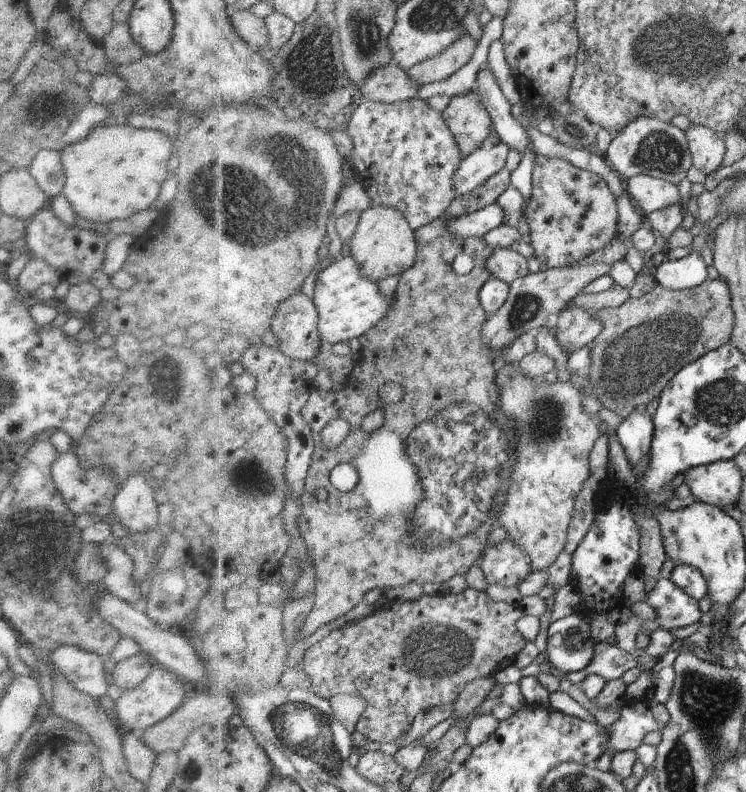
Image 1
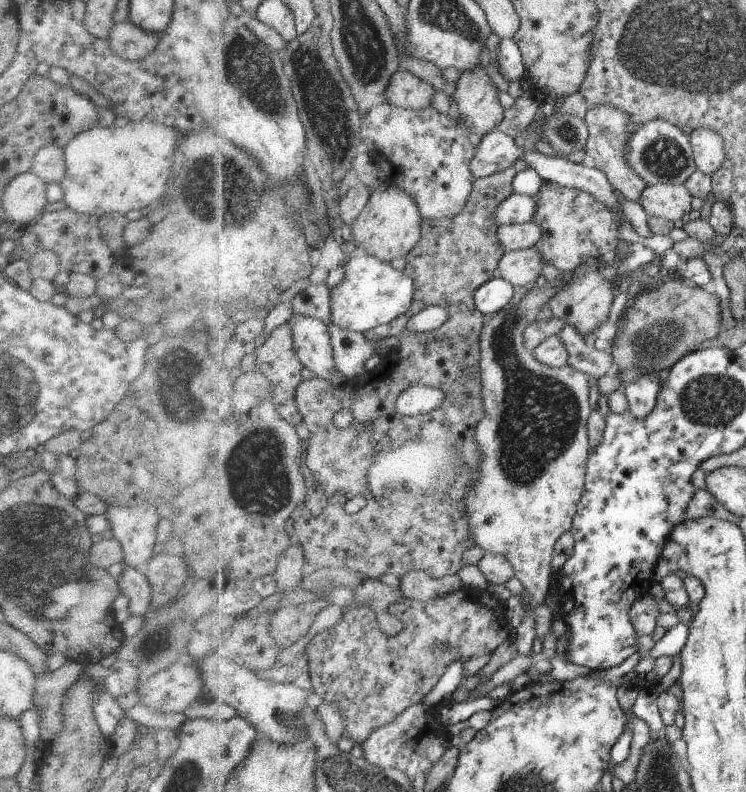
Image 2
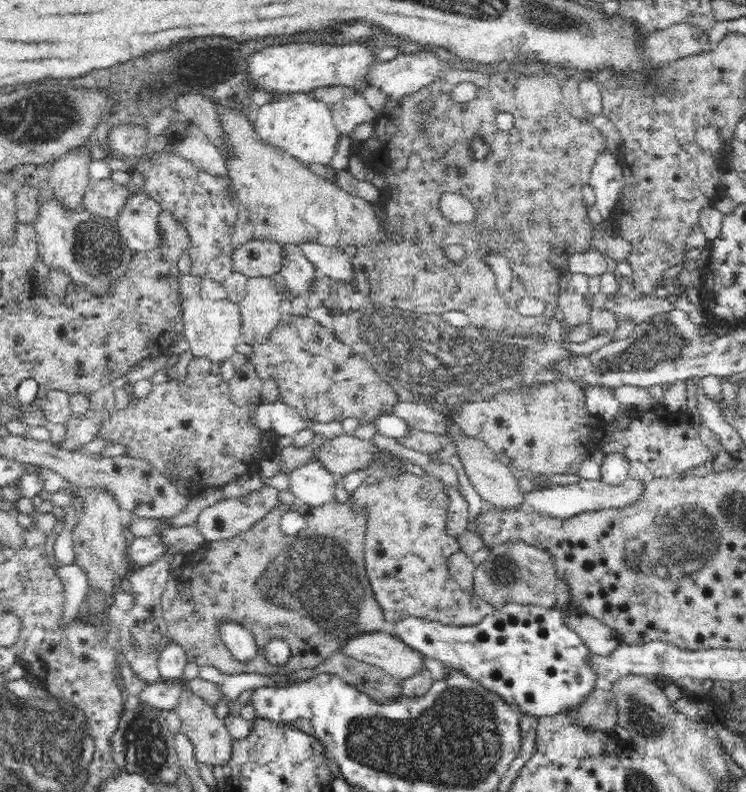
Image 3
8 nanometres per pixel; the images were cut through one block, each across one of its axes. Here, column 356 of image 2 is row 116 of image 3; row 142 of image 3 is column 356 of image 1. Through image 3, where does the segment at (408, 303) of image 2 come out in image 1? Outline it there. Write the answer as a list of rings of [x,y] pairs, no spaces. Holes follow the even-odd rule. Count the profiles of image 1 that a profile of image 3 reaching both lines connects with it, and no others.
[[[353,255],[339,257],[322,272],[319,271],[314,300],[320,312],[320,332],[328,347],[360,338],[380,320],[388,318],[388,308],[392,308],[395,298],[384,296],[379,282],[366,278],[362,272],[362,266]]]

